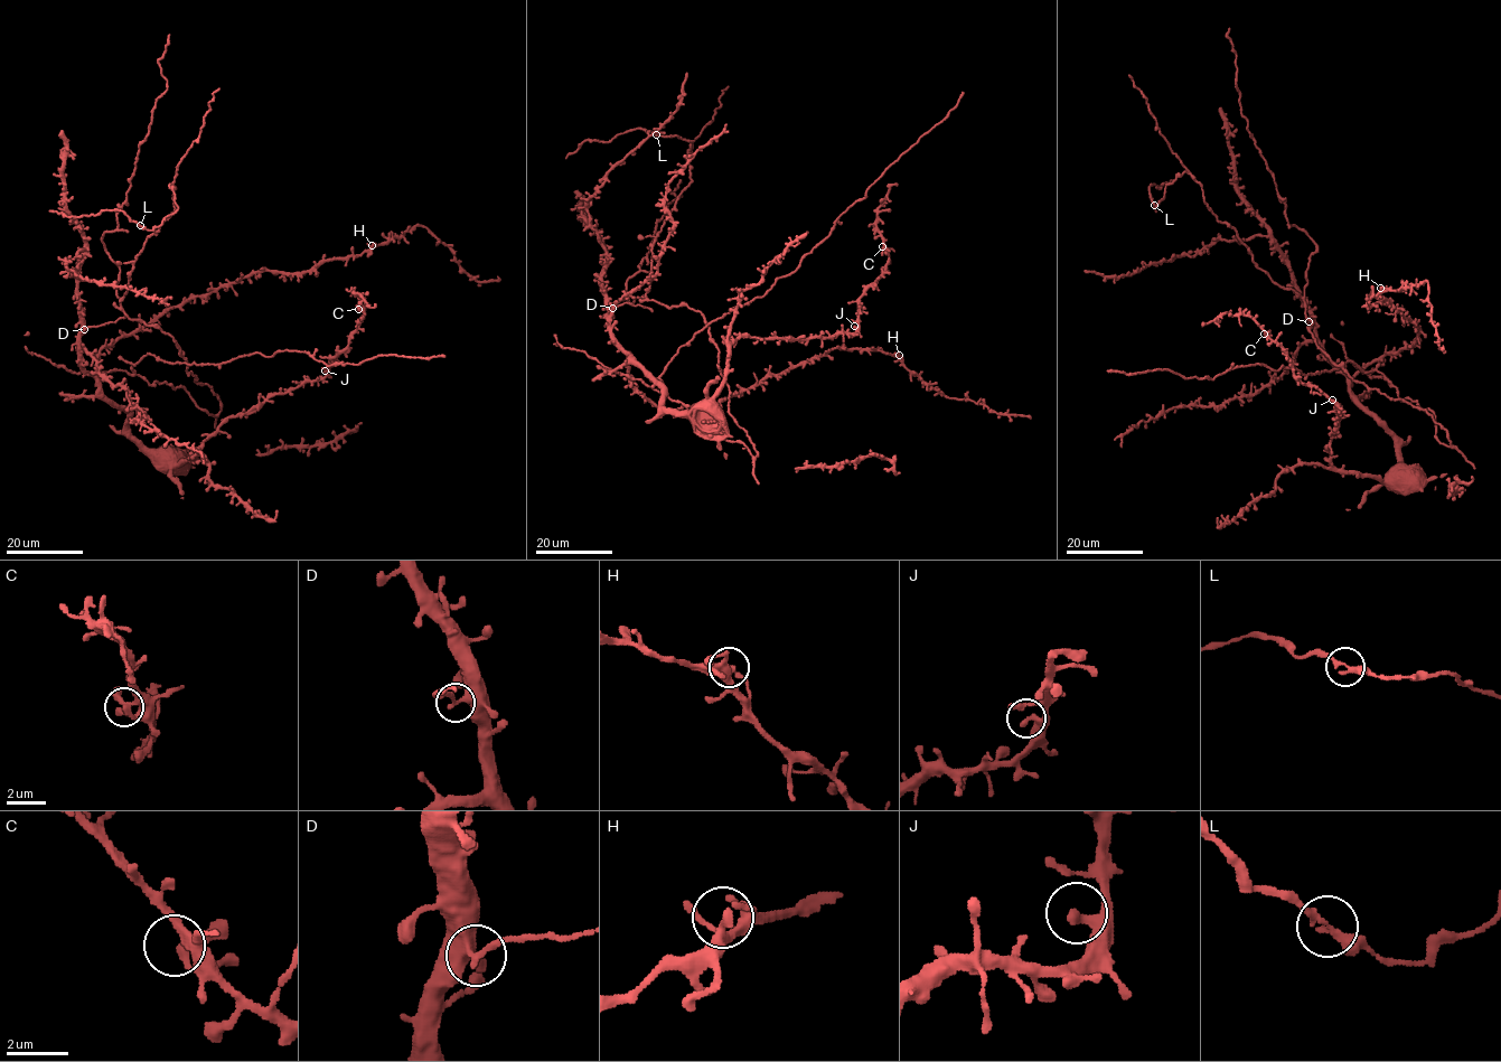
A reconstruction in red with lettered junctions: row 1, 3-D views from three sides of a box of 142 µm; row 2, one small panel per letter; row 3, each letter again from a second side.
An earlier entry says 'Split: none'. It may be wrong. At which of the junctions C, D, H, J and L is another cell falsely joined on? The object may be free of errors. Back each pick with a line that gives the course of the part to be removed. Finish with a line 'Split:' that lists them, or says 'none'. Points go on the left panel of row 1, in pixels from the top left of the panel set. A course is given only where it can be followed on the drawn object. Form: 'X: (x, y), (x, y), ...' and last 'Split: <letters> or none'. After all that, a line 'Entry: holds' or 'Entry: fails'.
D: (85, 329), (124, 317)
Split: D
Entry: fails

